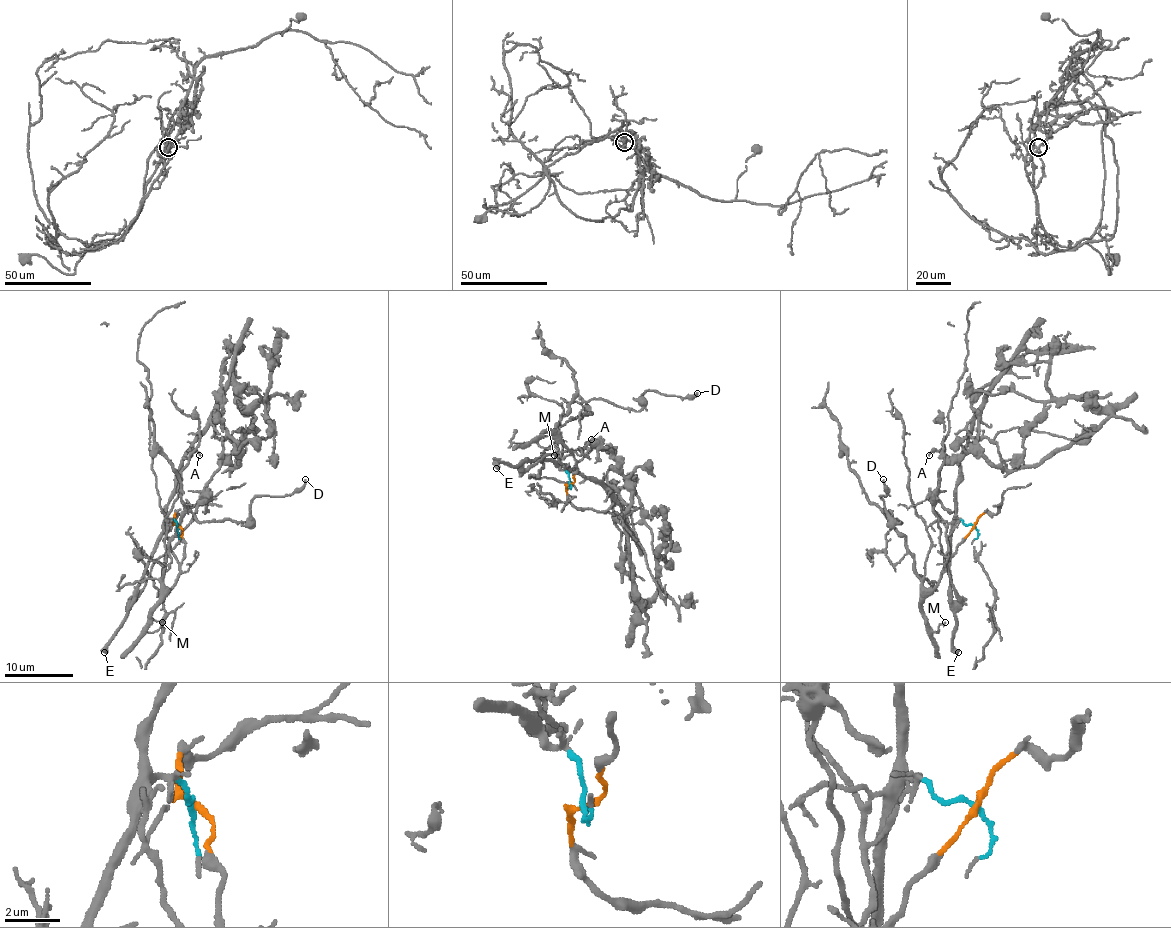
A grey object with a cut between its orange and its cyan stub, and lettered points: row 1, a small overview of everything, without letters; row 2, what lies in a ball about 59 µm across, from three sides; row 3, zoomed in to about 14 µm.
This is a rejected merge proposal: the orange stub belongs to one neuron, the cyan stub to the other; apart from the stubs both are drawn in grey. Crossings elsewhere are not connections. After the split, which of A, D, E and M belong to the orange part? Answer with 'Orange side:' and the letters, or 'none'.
Orange side: D, M

